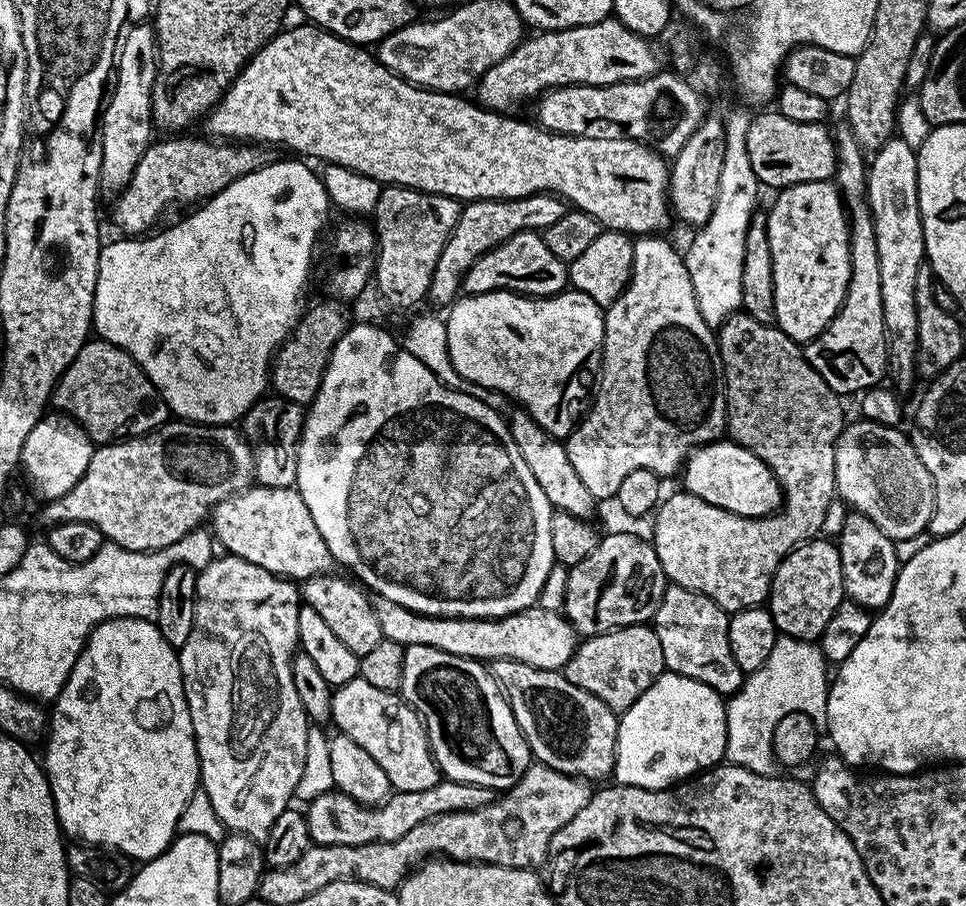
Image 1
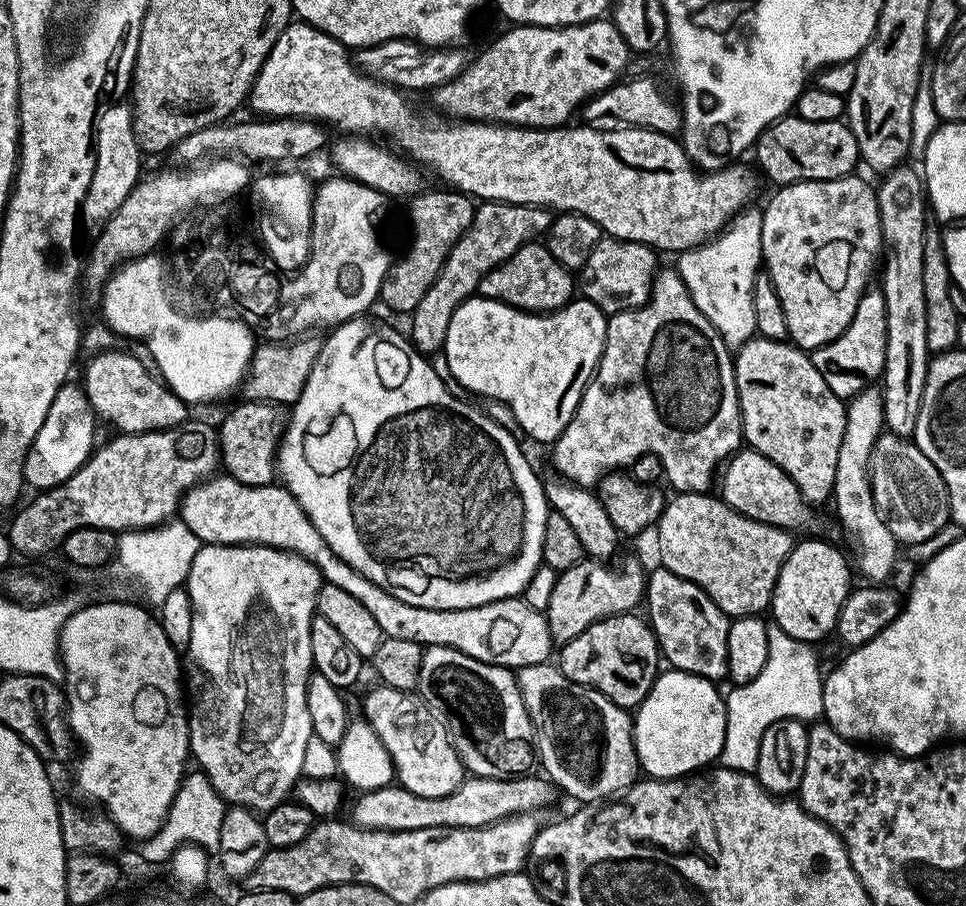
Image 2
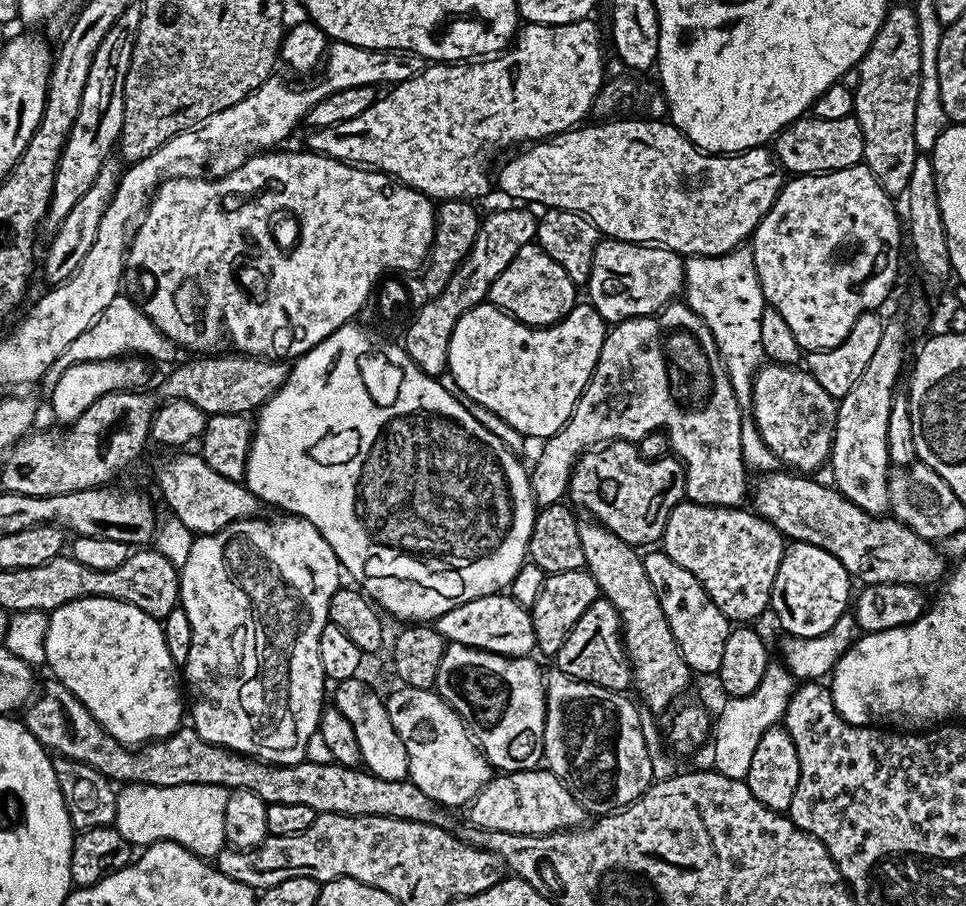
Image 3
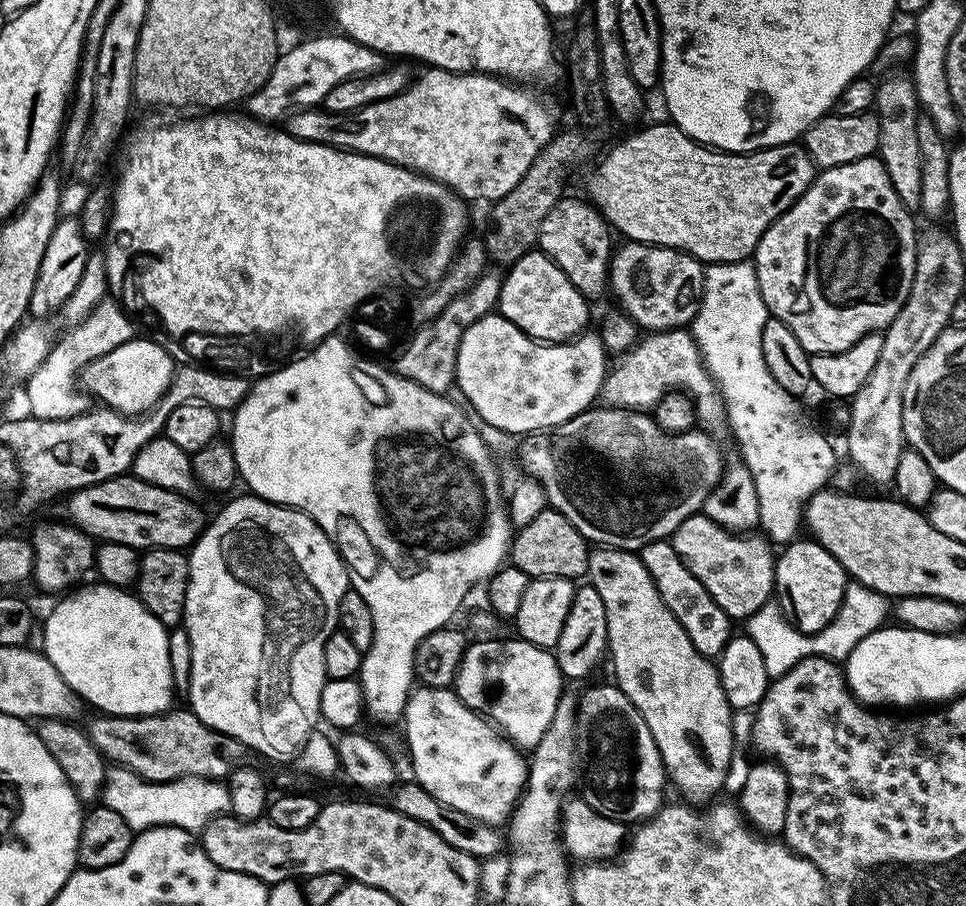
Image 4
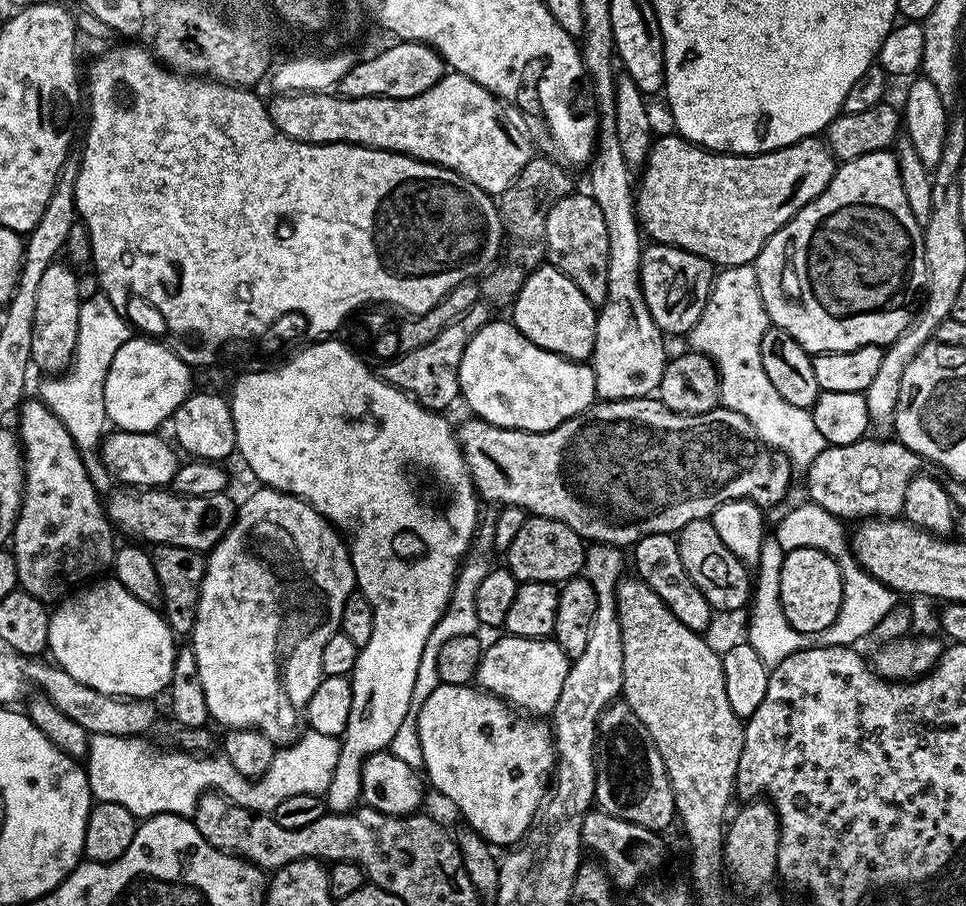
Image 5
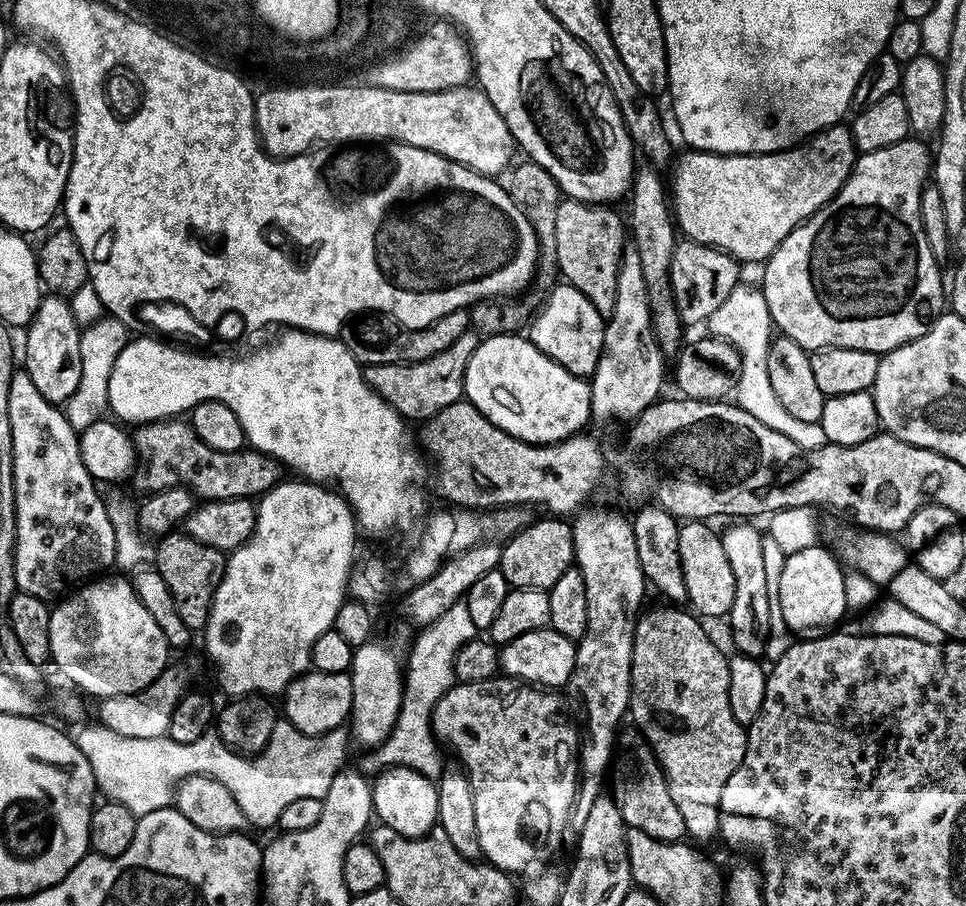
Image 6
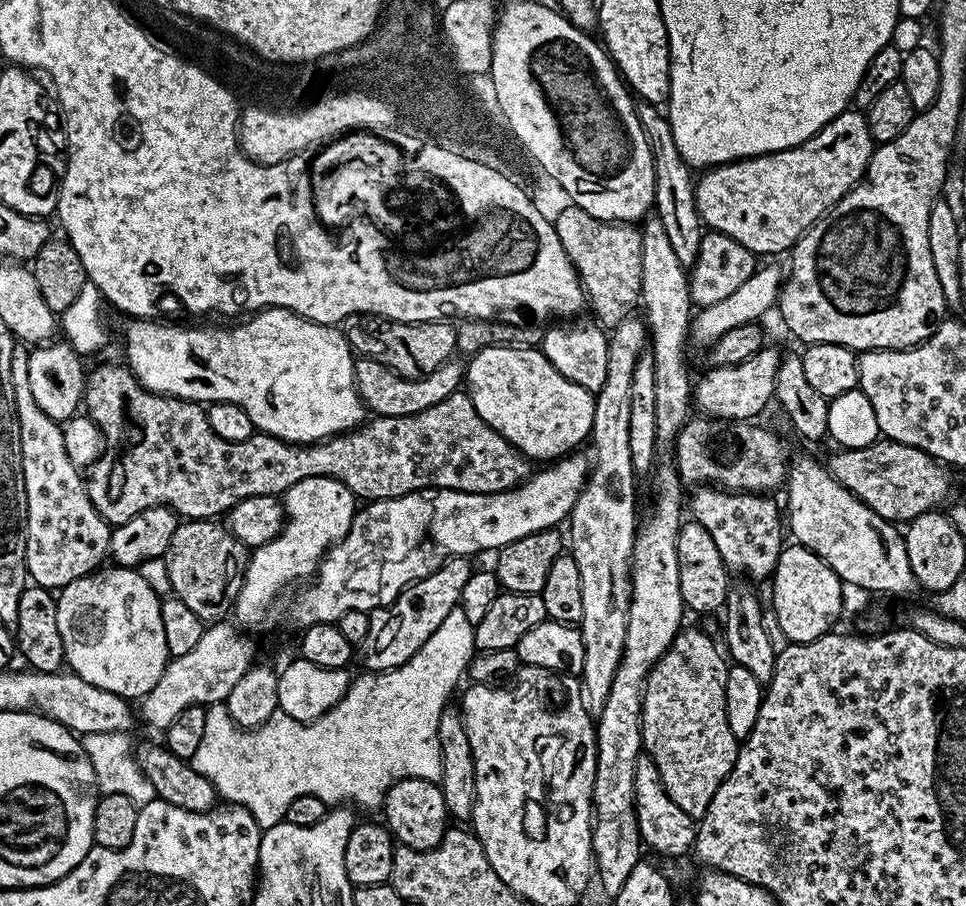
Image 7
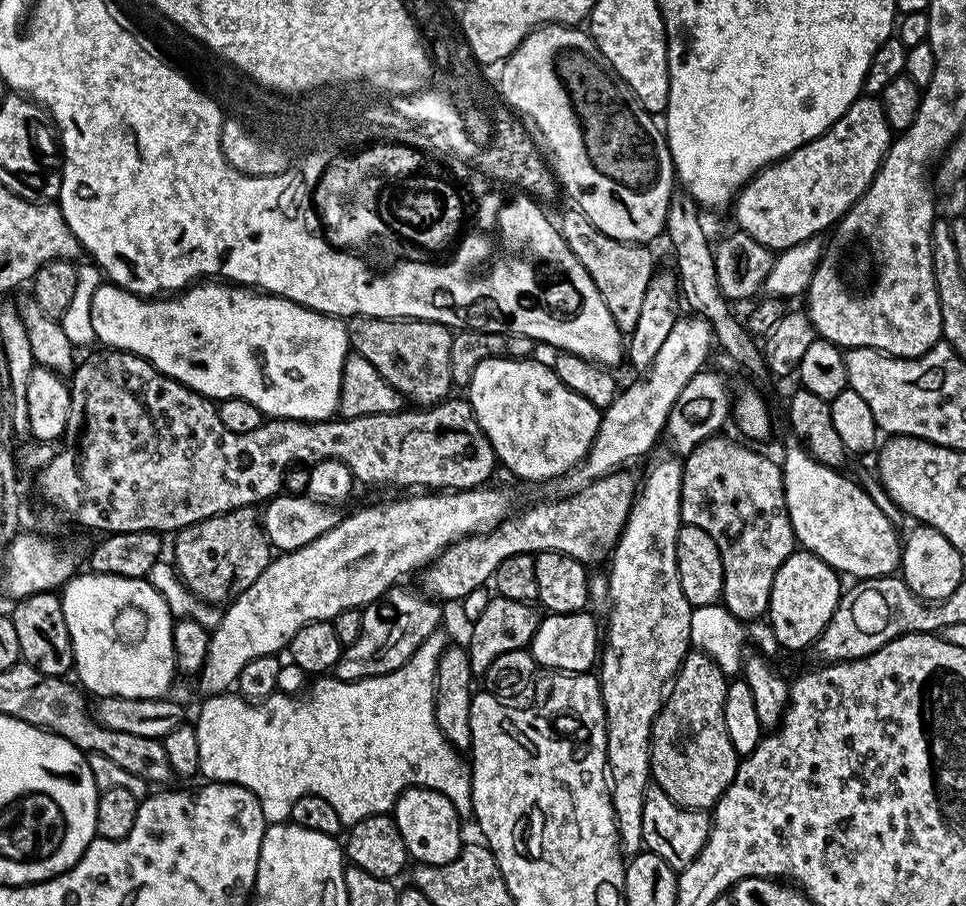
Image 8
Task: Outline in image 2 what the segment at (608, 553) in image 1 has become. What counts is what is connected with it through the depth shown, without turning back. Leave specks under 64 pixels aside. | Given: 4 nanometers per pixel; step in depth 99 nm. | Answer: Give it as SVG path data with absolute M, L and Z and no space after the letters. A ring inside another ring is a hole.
M585 558L557 575L554 591L547 610L548 625L553 645L569 644L586 626L605 620L608 616L622 616L641 607L646 596L646 568L636 560L628 560L620 572L612 573L602 560Z

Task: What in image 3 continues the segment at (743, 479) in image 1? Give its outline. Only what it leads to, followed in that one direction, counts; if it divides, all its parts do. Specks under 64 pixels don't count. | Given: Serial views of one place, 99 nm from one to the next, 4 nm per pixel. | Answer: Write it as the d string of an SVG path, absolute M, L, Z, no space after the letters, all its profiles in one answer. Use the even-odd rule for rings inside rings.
M773 470L767 474L761 475L760 480L755 481L754 496L756 492L756 508L755 515L760 516L763 520L768 520L779 530L789 541L809 544L810 546L818 546L822 550L826 550L826 554L834 554L834 558L838 558L838 562L842 562L842 566L847 570L849 577L853 581L861 580L861 585L870 584L915 584L917 586L929 586L928 584L939 585L945 579L946 567L944 568L944 556L940 552L936 552L937 545L930 540L923 540L918 534L914 534L914 530L907 528L901 520L889 518L887 515L872 516L868 512L862 511L858 506L854 506L854 502L850 502L842 493L836 491L835 487L820 484L816 479L809 478L804 474L795 474L793 471Z

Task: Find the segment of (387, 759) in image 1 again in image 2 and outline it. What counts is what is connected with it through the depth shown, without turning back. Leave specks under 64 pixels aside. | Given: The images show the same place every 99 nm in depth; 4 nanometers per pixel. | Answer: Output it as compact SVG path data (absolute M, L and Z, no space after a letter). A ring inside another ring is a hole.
M376 686L373 692L368 692L364 696L362 716L378 734L382 746L386 746L392 759L394 776L399 787L410 790L414 794L422 794L422 798L442 798L446 794L458 790L460 783L466 779L464 761L461 760L456 748L448 743L448 729L443 719L429 705L425 704L419 695Z

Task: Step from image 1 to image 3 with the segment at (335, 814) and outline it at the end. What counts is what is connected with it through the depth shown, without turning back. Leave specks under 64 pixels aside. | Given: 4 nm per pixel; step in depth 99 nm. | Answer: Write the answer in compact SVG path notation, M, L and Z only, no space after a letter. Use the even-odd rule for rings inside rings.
M536 768L493 775L487 786L467 805L466 812L467 823L475 828L519 836L548 836L552 832L575 830L586 820L584 807L574 794L570 794L567 786L552 772Z

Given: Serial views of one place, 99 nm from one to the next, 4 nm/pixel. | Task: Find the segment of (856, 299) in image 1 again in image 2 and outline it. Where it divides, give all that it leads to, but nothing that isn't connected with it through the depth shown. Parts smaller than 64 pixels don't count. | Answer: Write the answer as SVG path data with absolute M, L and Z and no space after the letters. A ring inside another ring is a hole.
M869 287L858 302L858 310L854 310L850 326L846 326L846 330L842 330L842 334L829 344L815 349L811 358L818 374L826 378L826 386L830 386L830 390L841 398L854 397L883 377L886 362L886 302L879 287Z

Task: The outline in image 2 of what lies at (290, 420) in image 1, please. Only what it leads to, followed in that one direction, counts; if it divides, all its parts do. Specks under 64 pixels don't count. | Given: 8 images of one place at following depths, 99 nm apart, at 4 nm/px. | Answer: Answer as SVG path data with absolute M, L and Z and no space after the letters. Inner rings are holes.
M244 400L221 424L218 424L220 462L223 471L246 486L262 486L263 484L273 483L277 479L276 453L282 435L282 416L280 420L279 414L276 412L279 412L277 405L263 404L257 400Z

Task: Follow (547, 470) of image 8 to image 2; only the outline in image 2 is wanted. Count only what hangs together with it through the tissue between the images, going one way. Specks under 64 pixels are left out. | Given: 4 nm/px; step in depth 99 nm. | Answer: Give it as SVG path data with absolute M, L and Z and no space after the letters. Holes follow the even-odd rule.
M477 294L454 310L442 355L448 363L449 374L461 384L465 393L473 392L476 396L486 396L489 401L504 403L513 411L527 439L548 446L566 430L580 404L584 387L596 371L608 337L608 321L609 317L602 309L583 298L573 298L554 312L537 314Z

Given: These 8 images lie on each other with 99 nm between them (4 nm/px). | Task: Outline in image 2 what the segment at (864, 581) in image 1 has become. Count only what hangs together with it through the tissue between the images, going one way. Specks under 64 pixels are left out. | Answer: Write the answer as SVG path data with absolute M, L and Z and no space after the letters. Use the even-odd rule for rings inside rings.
M869 386L863 392L847 401L848 417L846 418L846 434L842 434L842 450L838 450L838 470L834 474L831 503L836 503L836 516L844 527L846 535L852 539L856 547L854 568L865 576L868 582L884 582L896 564L896 548L898 542L894 534L886 526L886 522L878 514L874 506L872 483L868 477L870 454L874 450L874 442L885 431L884 403L880 397L880 389Z

